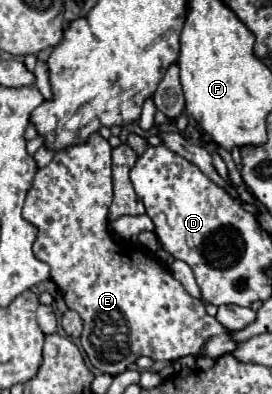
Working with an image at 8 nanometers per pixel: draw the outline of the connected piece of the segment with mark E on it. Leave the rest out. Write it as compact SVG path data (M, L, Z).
M94 132L84 144L62 148L54 154L48 166L38 168L22 208L22 216L38 228L38 238L34 242L36 258L50 266L50 276L62 290L66 306L76 310L84 320L82 348L88 354L88 360L100 372L116 376L140 356L160 362L174 362L180 356L196 356L196 352L204 348L204 340L208 340L208 348L204 348L204 356L208 358L232 352L232 348L236 348L236 340L228 340L230 330L206 314L204 302L200 298L192 298L172 276L168 266L164 266L154 254L140 250L140 246L122 244L112 236L108 226L110 202L106 202L112 200L110 154L112 146L98 132Z

